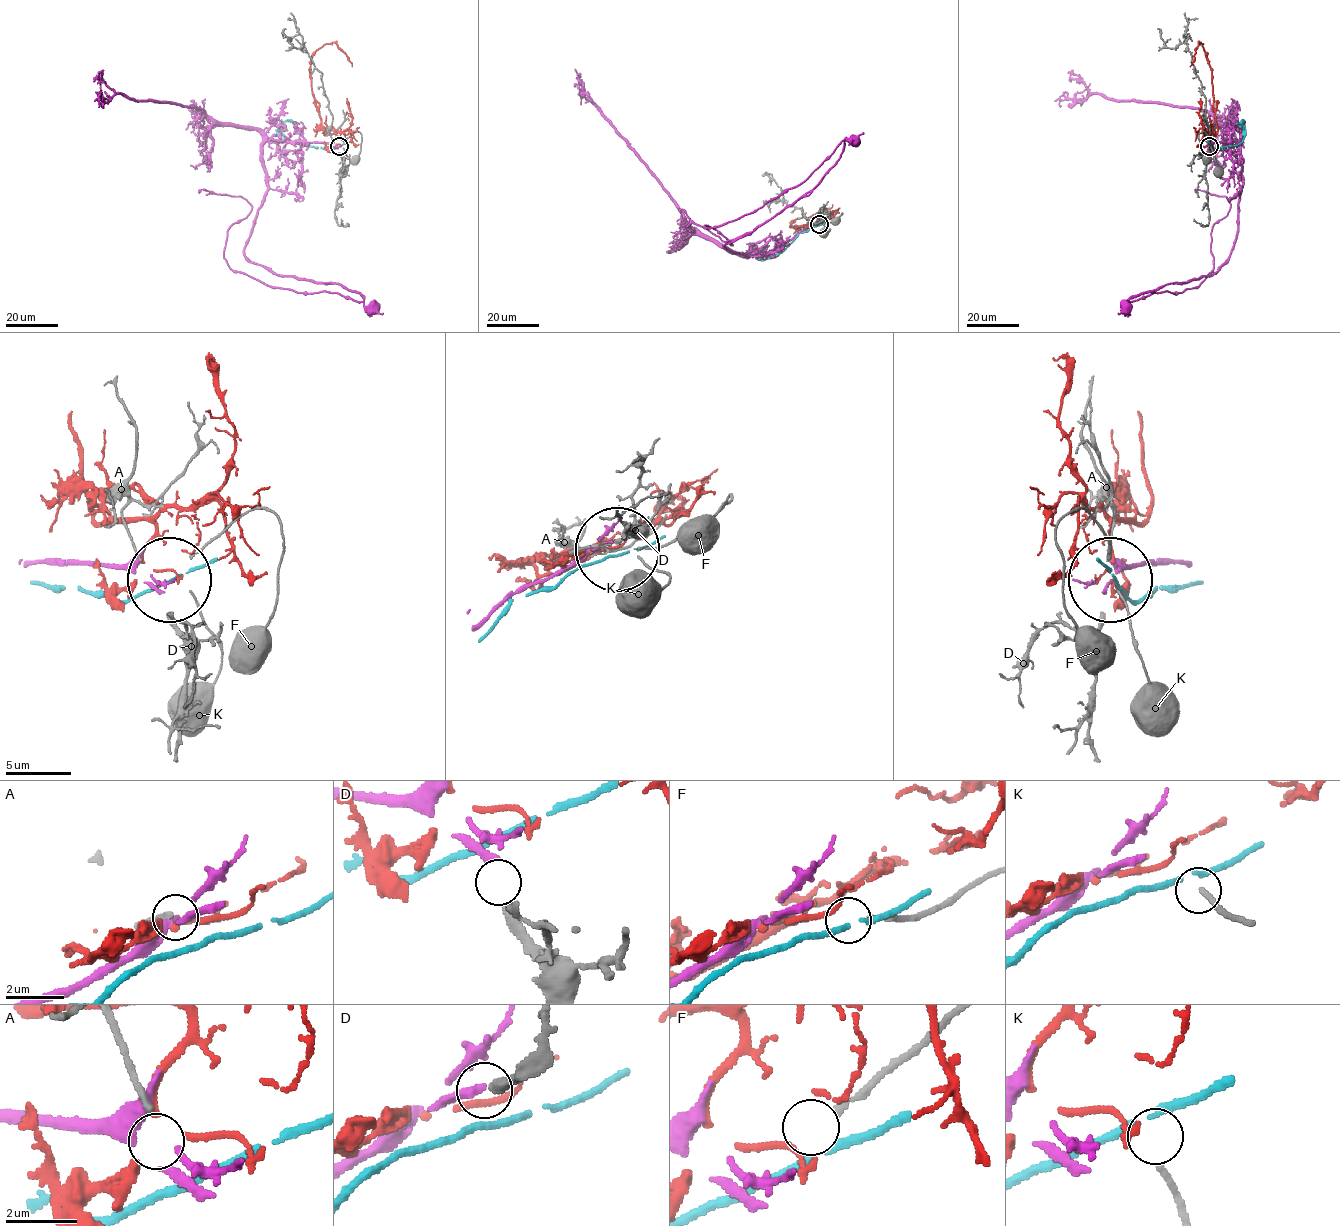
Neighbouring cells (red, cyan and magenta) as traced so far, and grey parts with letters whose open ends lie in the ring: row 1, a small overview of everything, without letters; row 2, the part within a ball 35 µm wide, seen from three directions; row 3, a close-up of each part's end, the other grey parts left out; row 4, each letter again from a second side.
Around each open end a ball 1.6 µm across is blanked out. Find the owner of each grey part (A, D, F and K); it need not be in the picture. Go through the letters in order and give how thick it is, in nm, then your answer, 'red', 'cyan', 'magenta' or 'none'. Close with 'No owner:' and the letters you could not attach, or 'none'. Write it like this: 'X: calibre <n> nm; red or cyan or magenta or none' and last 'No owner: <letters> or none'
A: calibre 190 nm; none
D: calibre 380 nm; magenta
F: calibre 180 nm; red
K: calibre 190 nm; none
No owner: A, K

